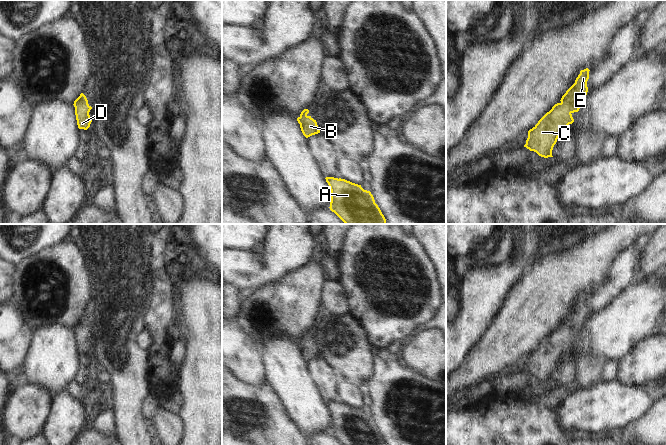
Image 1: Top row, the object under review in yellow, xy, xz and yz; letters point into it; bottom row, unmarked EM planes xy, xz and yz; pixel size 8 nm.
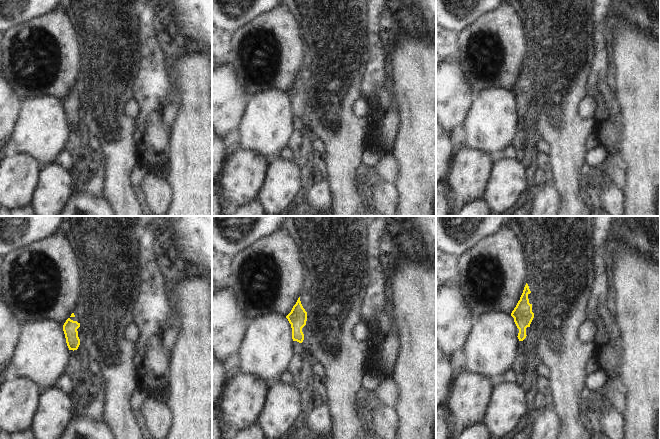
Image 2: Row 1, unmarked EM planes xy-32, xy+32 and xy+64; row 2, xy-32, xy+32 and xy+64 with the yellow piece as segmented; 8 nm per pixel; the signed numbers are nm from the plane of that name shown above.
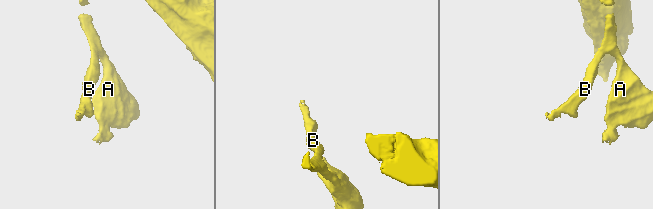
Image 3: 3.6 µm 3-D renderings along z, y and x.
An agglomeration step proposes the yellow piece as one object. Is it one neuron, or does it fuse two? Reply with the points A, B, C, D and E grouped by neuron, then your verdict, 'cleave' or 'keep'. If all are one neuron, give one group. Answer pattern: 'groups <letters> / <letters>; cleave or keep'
groups A B C D E; keep

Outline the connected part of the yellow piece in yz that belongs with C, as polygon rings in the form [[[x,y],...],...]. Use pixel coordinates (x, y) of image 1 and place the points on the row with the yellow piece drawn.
[[[589,69],[580,71],[575,83],[562,96],[561,102],[555,104],[538,123],[528,131],[524,147],[548,158],[561,132],[574,122],[572,114],[578,112],[588,92],[587,81]]]

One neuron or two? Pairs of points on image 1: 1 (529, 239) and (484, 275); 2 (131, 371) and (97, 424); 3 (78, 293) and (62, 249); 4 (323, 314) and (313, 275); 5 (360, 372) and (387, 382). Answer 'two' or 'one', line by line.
1: one
2: two
3: one
4: two
5: two

